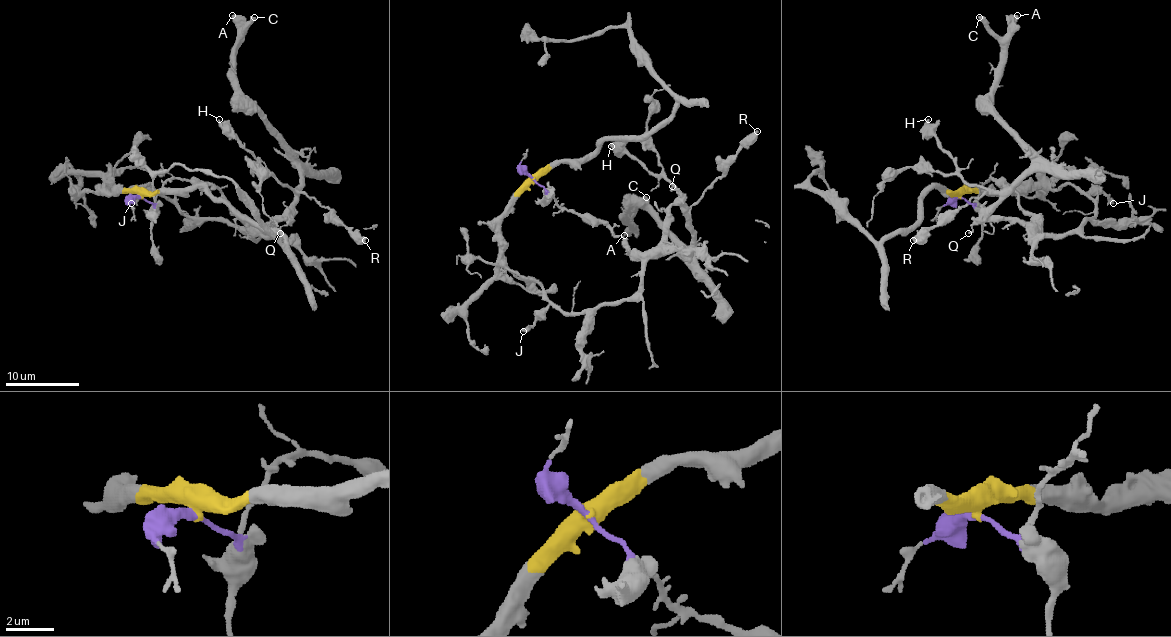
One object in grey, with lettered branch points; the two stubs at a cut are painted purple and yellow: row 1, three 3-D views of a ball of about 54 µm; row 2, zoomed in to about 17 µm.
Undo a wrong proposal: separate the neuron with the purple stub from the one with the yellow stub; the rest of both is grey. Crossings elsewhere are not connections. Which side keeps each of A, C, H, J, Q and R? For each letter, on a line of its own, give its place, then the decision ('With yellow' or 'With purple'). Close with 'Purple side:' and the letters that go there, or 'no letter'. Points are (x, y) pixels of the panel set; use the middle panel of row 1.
A: Place: (624, 235). With purple
C: Place: (646, 197). With purple
H: Place: (611, 146). With purple
J: Place: (523, 331). With purple
Q: Place: (672, 186). With purple
R: Place: (757, 131). With purple
Purple side: A, C, H, J, Q, R

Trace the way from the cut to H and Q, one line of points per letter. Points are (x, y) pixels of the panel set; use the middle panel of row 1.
H: (531, 178), (650, 252), (668, 210), (687, 217), (687, 206), (611, 145)
Q: (531, 178), (563, 208), (591, 214), (642, 252), (650, 252), (663, 234), (667, 210), (679, 193), (672, 186)

